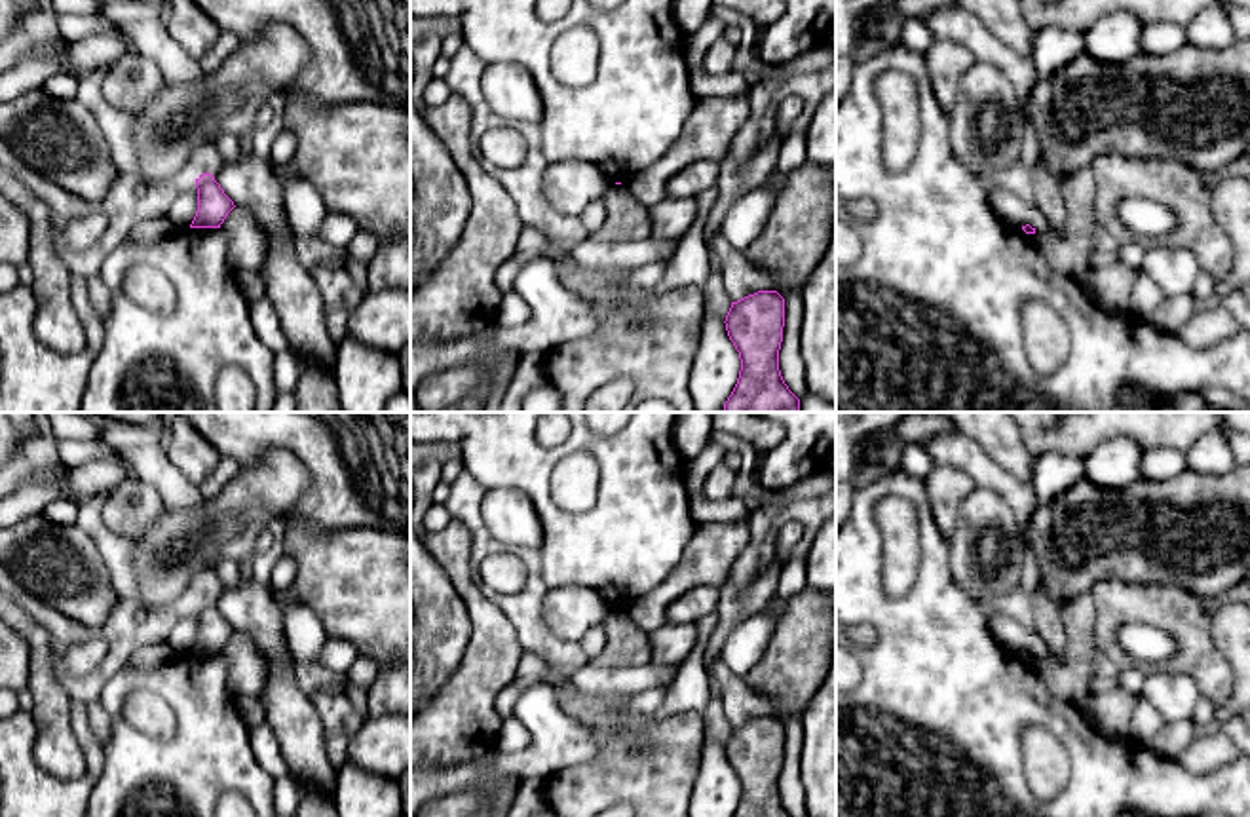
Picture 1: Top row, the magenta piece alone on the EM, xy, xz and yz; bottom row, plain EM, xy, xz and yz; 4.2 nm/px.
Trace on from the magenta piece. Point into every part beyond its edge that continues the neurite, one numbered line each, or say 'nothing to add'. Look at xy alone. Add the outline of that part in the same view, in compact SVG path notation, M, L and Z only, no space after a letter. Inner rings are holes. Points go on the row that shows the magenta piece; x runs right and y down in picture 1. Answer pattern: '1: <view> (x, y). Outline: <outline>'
nothing to add

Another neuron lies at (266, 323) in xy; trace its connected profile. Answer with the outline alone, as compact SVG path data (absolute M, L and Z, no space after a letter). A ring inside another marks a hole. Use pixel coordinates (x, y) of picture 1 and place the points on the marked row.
M262 296L249 304L249 315L255 327L258 340L277 355L285 348L289 348L287 336L283 334L283 327L279 315L268 296Z

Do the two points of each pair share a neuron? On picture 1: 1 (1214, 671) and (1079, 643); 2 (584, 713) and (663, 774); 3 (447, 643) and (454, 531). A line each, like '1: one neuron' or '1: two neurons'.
1: two neurons
2: one neuron
3: two neurons

